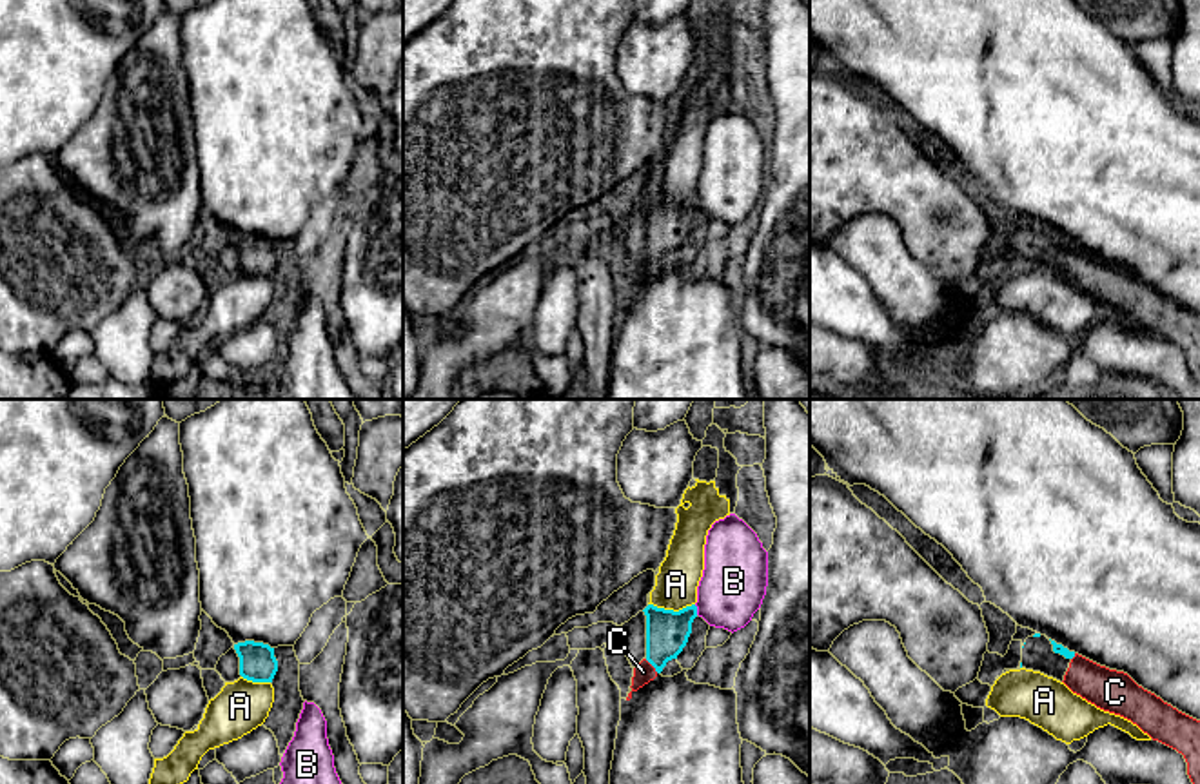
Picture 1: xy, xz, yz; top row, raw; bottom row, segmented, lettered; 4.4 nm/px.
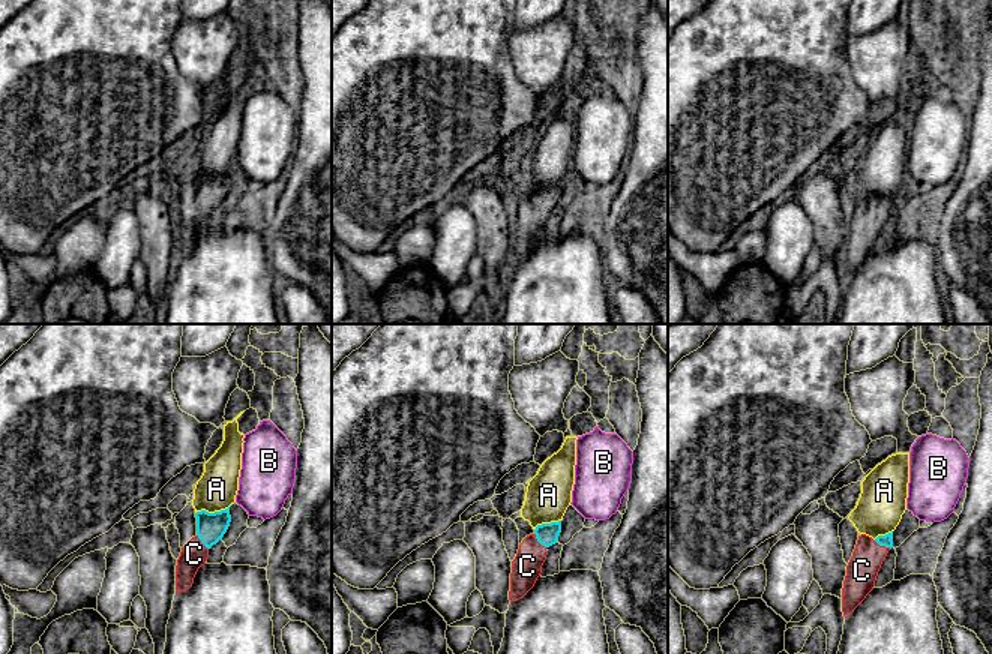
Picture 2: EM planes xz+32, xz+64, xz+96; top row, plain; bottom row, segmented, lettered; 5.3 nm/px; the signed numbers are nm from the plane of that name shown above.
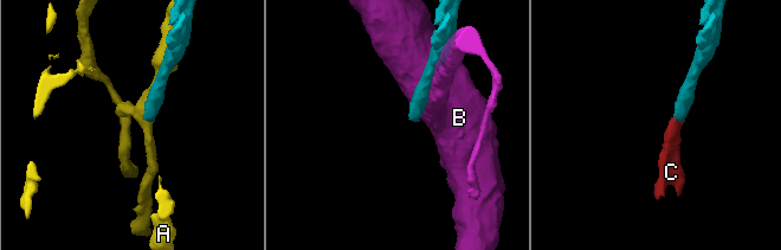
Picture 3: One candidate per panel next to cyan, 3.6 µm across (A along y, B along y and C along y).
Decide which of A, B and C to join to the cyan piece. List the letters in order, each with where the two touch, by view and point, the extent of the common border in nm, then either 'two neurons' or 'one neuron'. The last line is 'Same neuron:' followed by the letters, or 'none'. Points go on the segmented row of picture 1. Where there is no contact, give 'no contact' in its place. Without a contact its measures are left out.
A: meets cyan in xz at (672, 610); contact 200 nm long; two neurons
B: meets cyan in xz at (696, 610); contact 50 nm long; two neurons
C: meets cyan in xz at (652, 665); contact 90 nm long; one neuron
Same neuron: C

